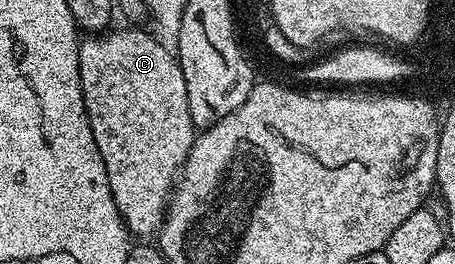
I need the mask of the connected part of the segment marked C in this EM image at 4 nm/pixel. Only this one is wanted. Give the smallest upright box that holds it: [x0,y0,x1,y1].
[78,26,196,238]

